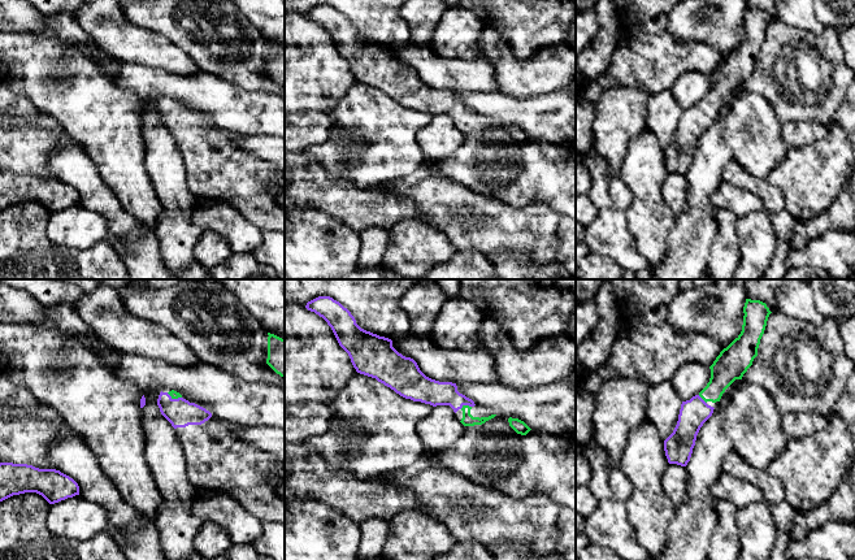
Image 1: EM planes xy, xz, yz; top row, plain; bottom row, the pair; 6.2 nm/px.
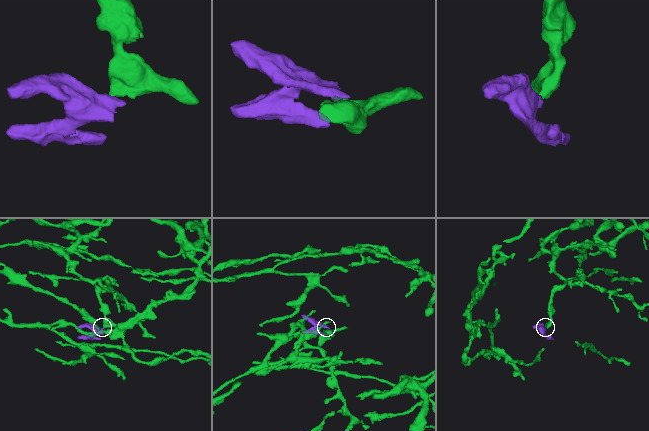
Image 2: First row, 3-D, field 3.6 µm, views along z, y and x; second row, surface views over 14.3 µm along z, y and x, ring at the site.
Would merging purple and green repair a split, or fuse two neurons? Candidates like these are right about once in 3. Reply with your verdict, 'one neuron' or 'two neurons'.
one neuron

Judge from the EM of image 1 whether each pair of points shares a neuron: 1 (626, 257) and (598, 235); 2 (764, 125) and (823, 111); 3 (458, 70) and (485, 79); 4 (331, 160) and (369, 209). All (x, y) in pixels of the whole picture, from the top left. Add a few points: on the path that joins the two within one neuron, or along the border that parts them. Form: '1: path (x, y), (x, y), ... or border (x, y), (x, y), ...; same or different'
1: path (620, 251), (604, 235); same
2: border (762, 96), (771, 104), (781, 124); different
3: path (464, 76), (478, 77); same
4: border (319, 160), (357, 186), (374, 185); different

